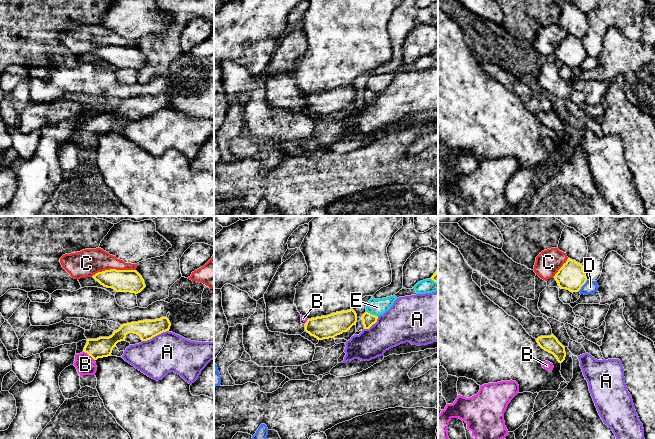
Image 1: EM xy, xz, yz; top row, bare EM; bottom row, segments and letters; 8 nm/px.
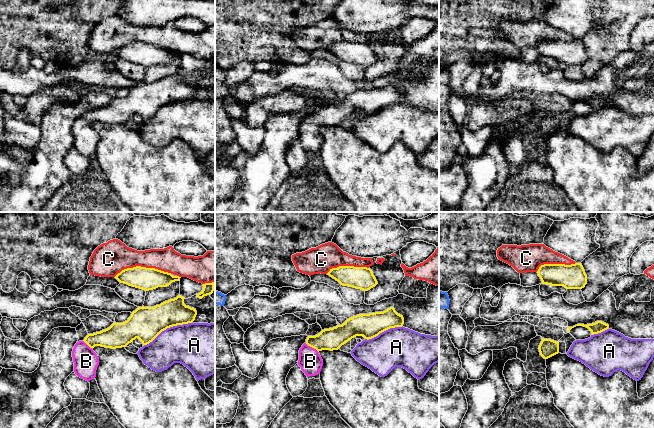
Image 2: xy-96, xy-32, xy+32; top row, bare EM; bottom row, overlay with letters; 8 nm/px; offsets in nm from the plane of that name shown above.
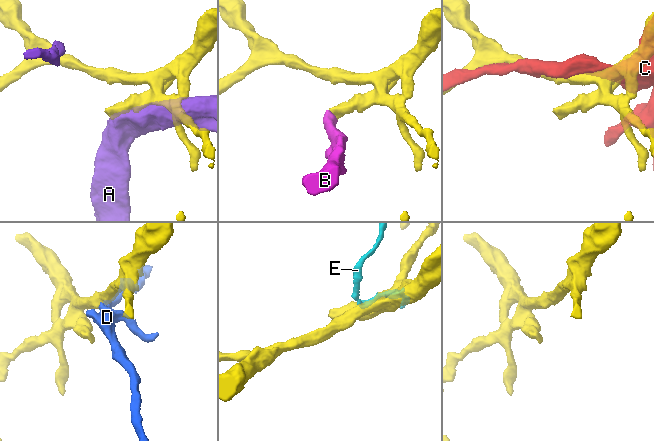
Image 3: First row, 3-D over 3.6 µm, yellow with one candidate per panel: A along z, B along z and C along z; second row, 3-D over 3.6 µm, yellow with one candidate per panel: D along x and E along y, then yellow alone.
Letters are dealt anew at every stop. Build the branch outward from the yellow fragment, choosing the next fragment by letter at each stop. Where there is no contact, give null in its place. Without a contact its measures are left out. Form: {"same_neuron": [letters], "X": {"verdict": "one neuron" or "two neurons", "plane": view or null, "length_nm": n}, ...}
{"same_neuron": ["B"], "A": {"verdict": "two neurons", "plane": "xy", "length_nm": 240}, "B": {"verdict": "one neuron", "plane": "xy", "length_nm": 120}, "C": {"verdict": "two neurons", "plane": "xy", "length_nm": 360}, "D": {"verdict": "two neurons", "plane": "yz", "length_nm": 120}, "E": {"verdict": "two neurons", "plane": "xz", "length_nm": 100}}

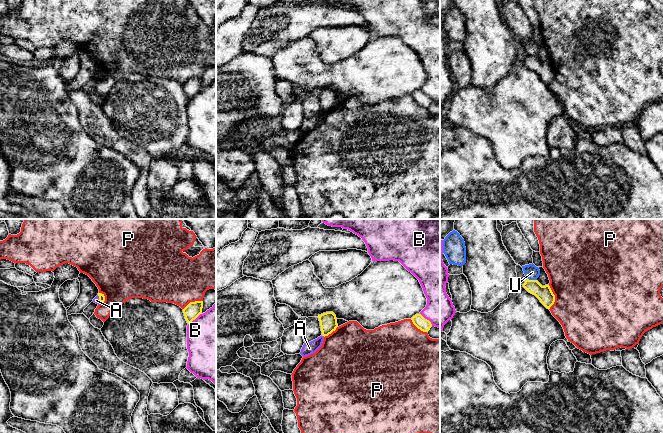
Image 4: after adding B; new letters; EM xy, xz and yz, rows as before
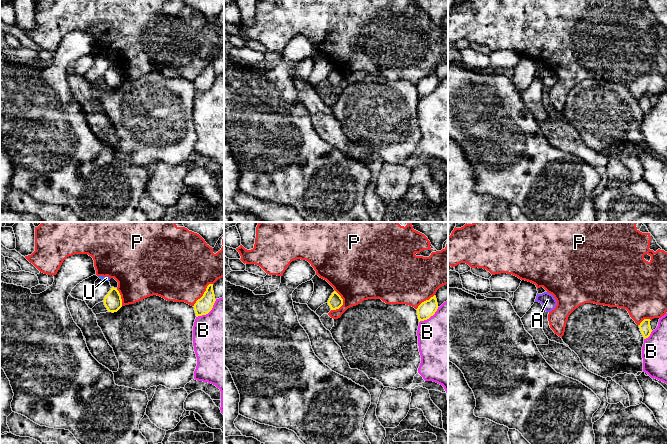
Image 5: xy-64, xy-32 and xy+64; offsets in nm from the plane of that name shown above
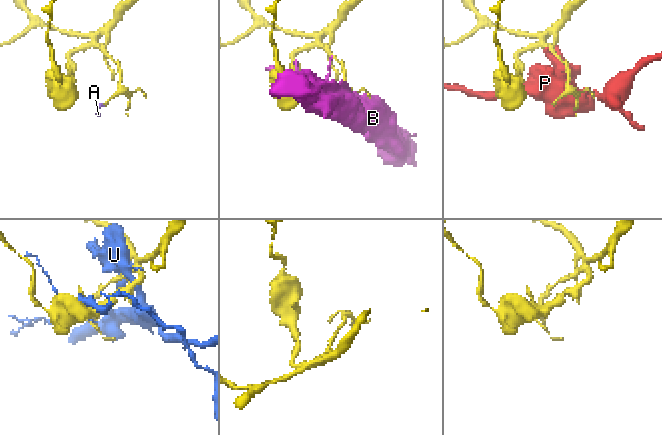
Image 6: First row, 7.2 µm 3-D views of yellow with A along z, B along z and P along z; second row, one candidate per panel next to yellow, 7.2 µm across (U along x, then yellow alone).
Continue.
{"same_neuron": [], "A": {"verdict": "two neurons", "plane": "xz", "length_nm": 30}, "B": {"verdict": "two neurons", "plane": "xy", "length_nm": 140}, "P": {"verdict": "two neurons", "plane": "yz", "length_nm": 200}, "U": {"verdict": "two neurons", "plane": "yz", "length_nm": 70}}

